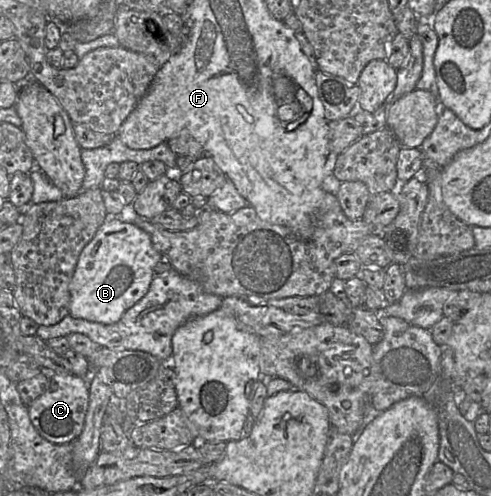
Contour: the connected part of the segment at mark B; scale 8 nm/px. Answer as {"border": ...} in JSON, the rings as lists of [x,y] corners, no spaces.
{"border":[[[108,214],[92,240],[82,249],[69,284],[69,315],[102,324],[114,324],[126,310],[137,303],[149,290],[154,277],[153,269],[161,254],[153,247],[150,235],[134,223],[121,221]]]}

